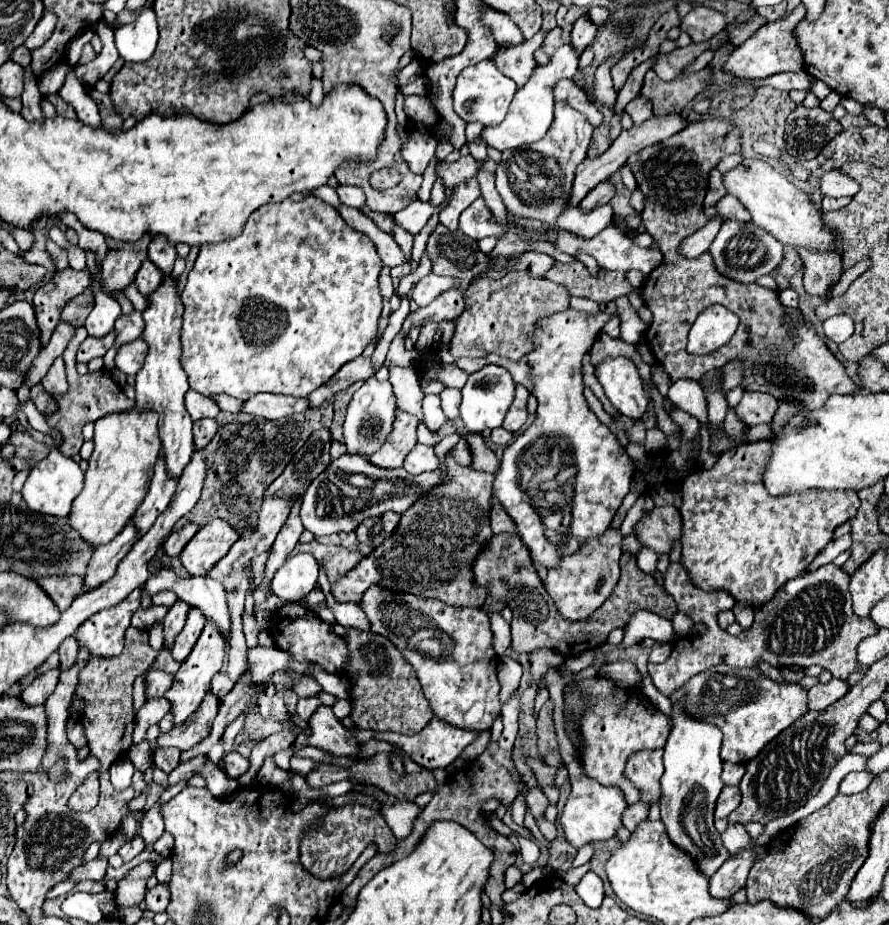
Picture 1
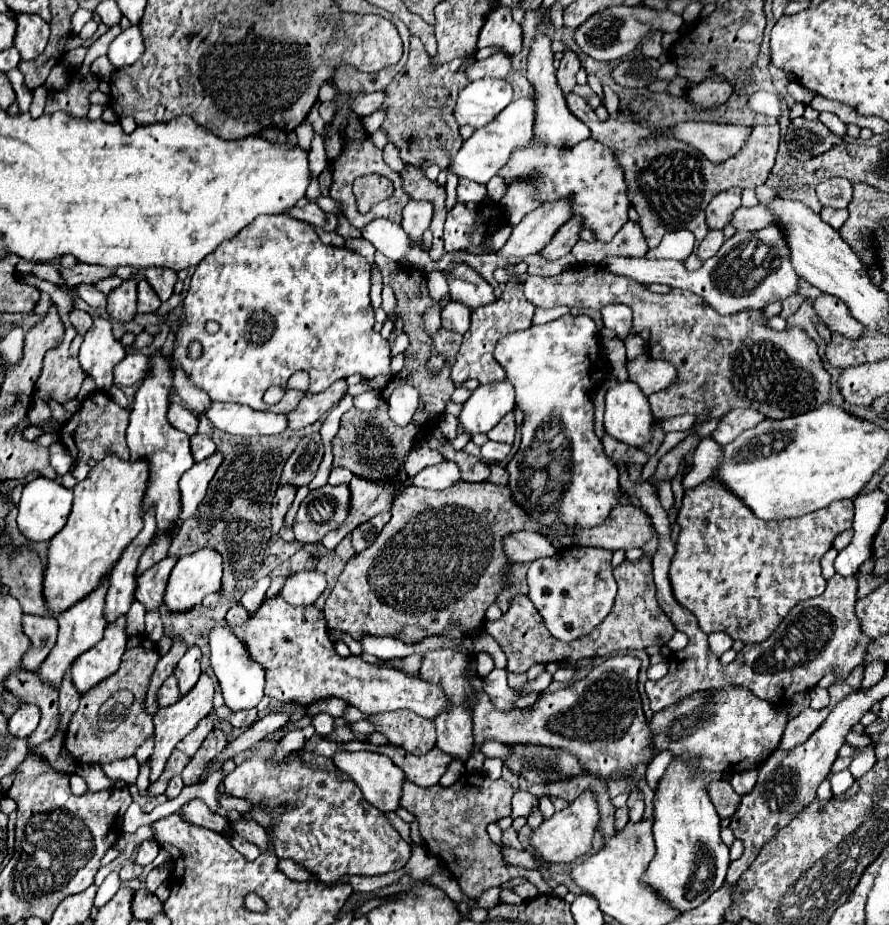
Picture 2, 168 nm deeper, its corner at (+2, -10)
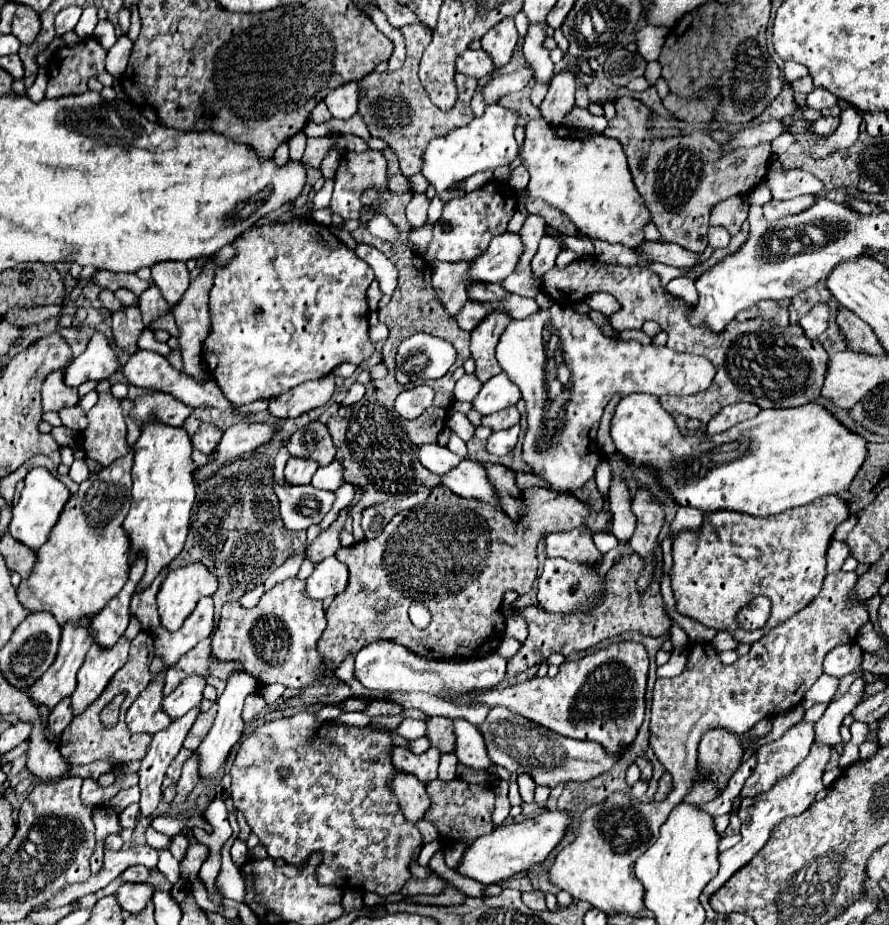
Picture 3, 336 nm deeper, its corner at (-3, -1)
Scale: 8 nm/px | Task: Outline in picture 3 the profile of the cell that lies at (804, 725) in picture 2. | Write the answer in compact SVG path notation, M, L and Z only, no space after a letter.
M799 721L781 739L765 743L755 751L757 765L745 781L741 797L767 791L775 781L791 773L791 769L809 753L815 739L815 723Z

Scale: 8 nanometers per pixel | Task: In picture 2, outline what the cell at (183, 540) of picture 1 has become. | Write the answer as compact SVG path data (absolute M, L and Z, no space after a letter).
M166 556L164 560L160 560L158 564L154 564L150 570L142 572L138 576L138 588L136 588L136 600L140 604L144 604L146 612L154 612L162 606L162 598L164 598L164 590L168 584L168 576L170 570L174 568L178 558L174 556Z

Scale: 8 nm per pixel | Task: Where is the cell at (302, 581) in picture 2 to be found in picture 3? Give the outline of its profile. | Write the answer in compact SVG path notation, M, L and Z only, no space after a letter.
M329 557L315 565L315 571L305 581L305 591L311 599L325 599L341 593L347 587L347 577L347 567L337 557Z

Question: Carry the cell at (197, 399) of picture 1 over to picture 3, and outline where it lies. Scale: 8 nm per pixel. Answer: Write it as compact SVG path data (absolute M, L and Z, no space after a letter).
M155 391L155 393L145 393L145 395L137 397L133 413L135 413L135 419L137 419L139 427L143 425L143 421L149 419L151 413L159 415L161 421L167 423L167 425L181 427L185 423L185 419L193 413L193 407L181 403L173 395Z

